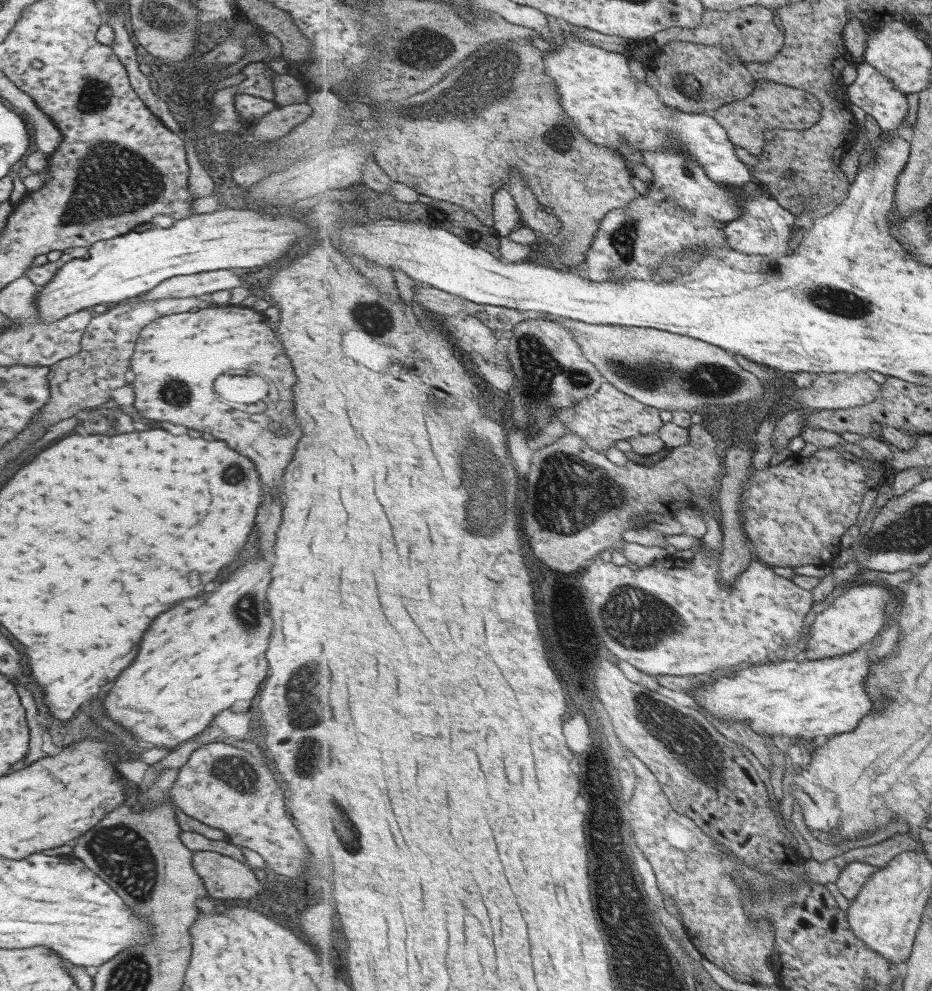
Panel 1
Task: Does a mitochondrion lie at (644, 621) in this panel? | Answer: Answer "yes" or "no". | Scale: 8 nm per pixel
yes

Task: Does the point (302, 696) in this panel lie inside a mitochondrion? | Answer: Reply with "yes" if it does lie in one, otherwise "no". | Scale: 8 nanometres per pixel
yes

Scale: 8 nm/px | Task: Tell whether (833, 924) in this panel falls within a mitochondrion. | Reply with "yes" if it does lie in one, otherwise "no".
no

